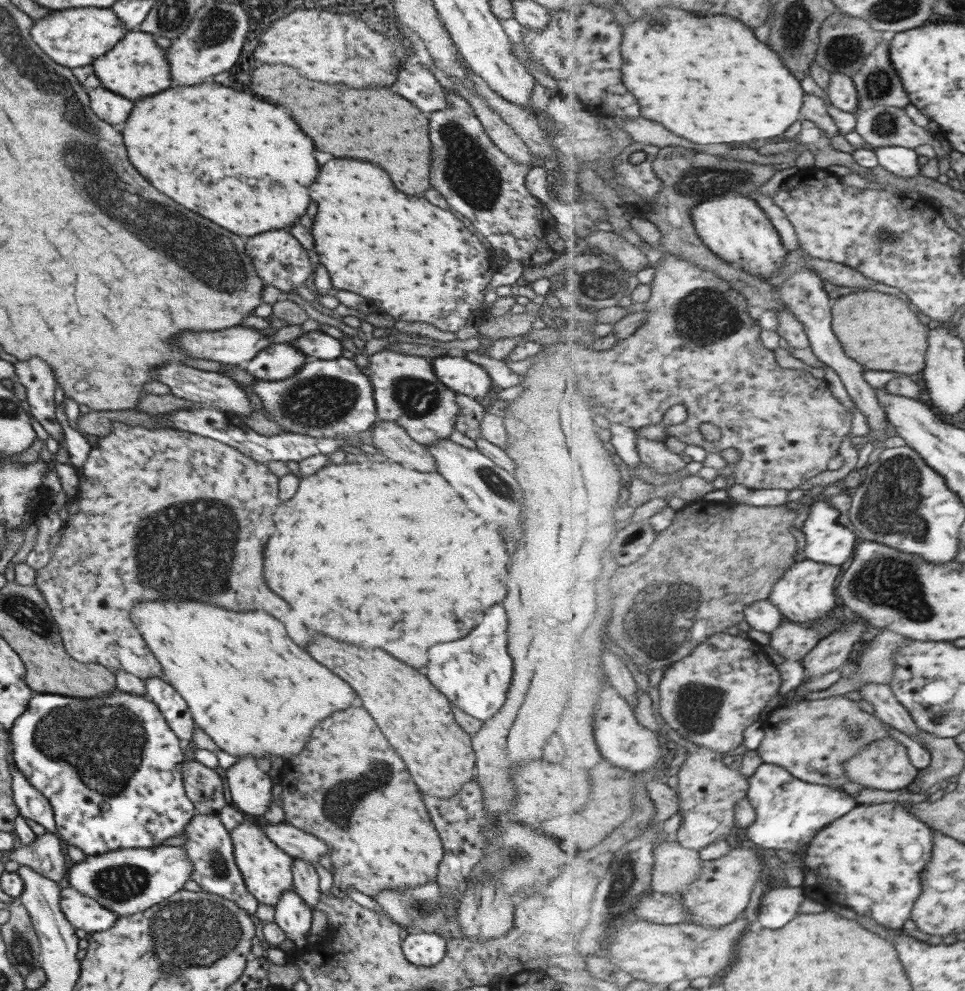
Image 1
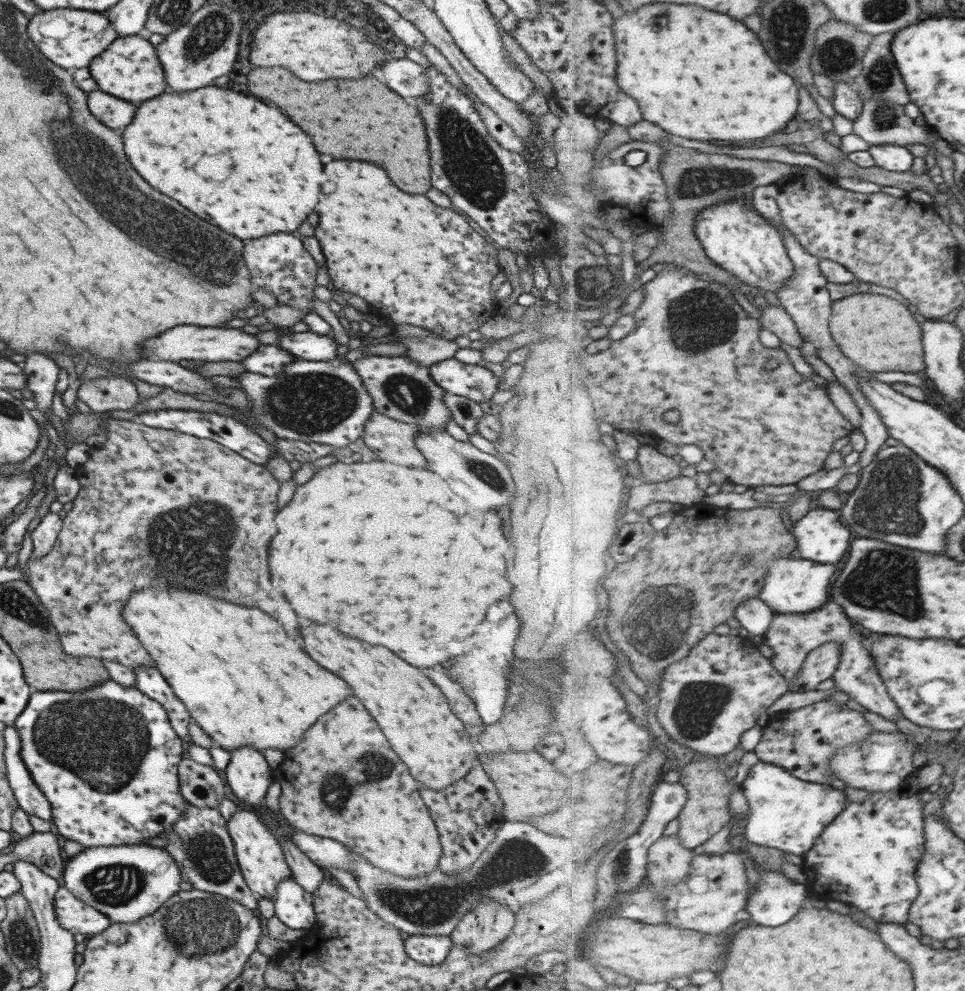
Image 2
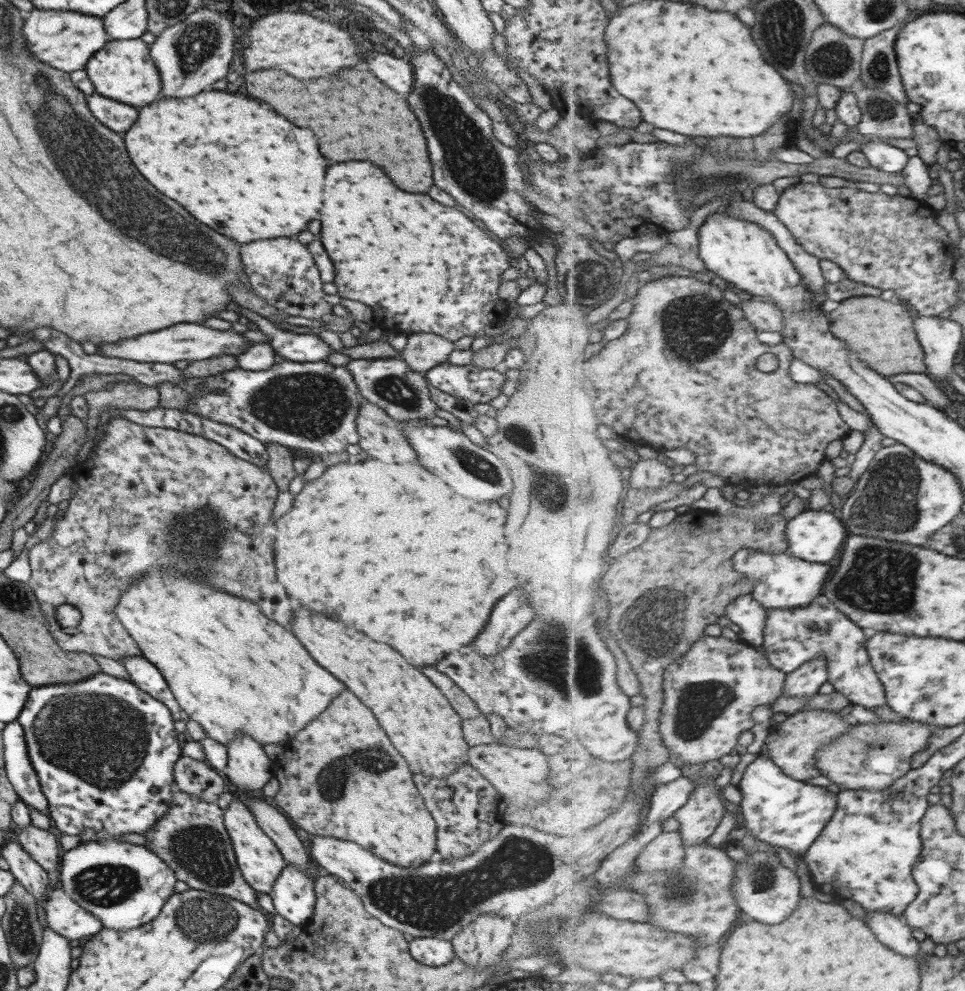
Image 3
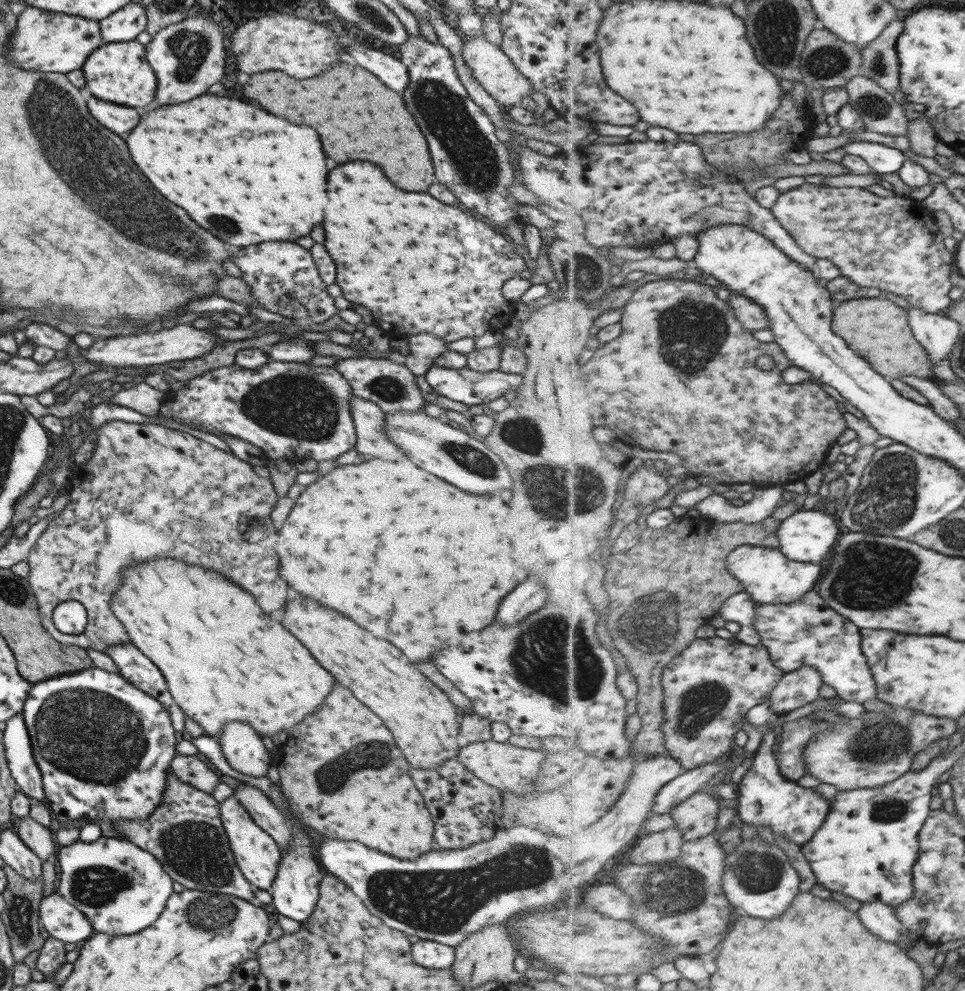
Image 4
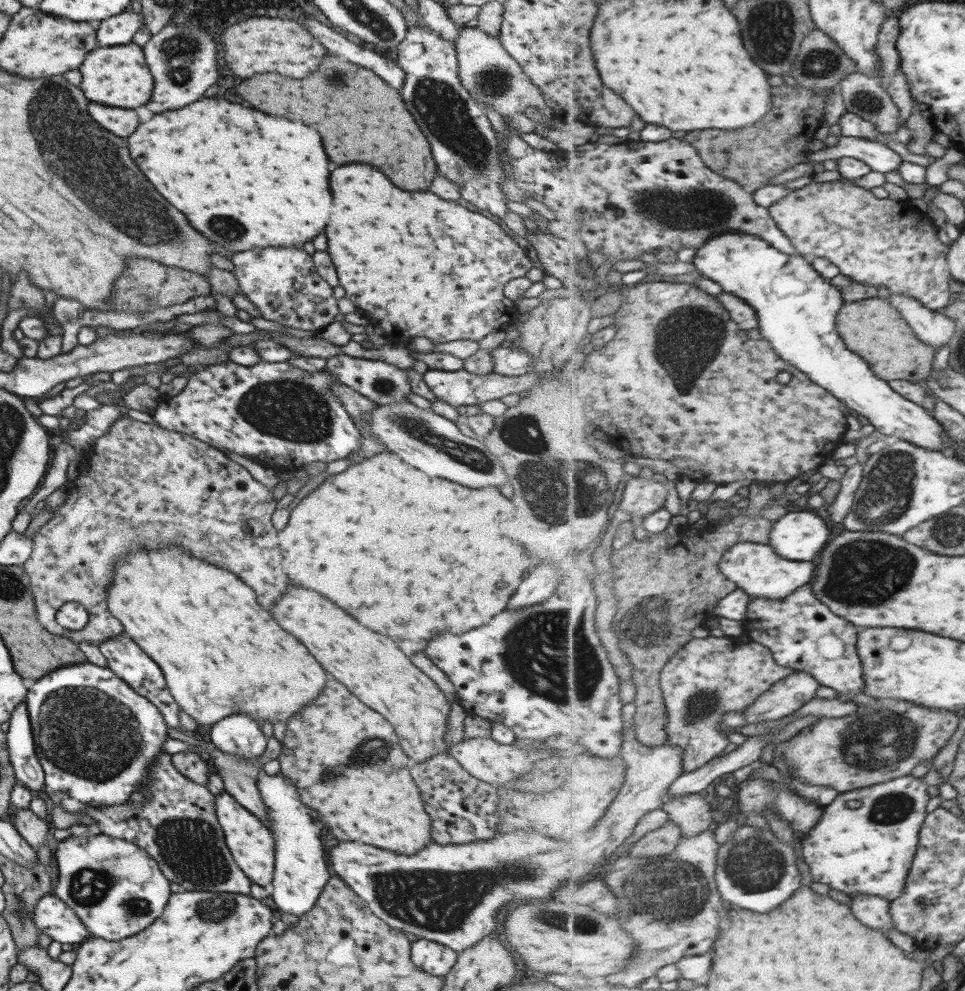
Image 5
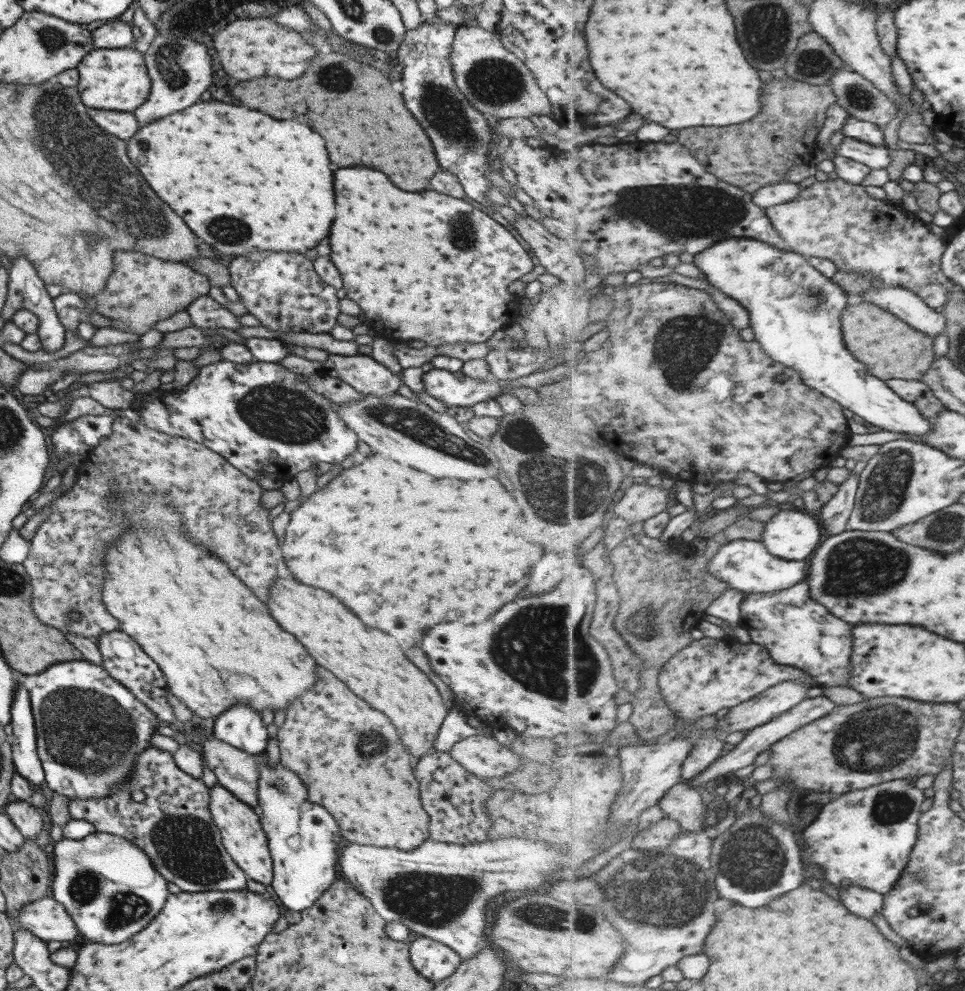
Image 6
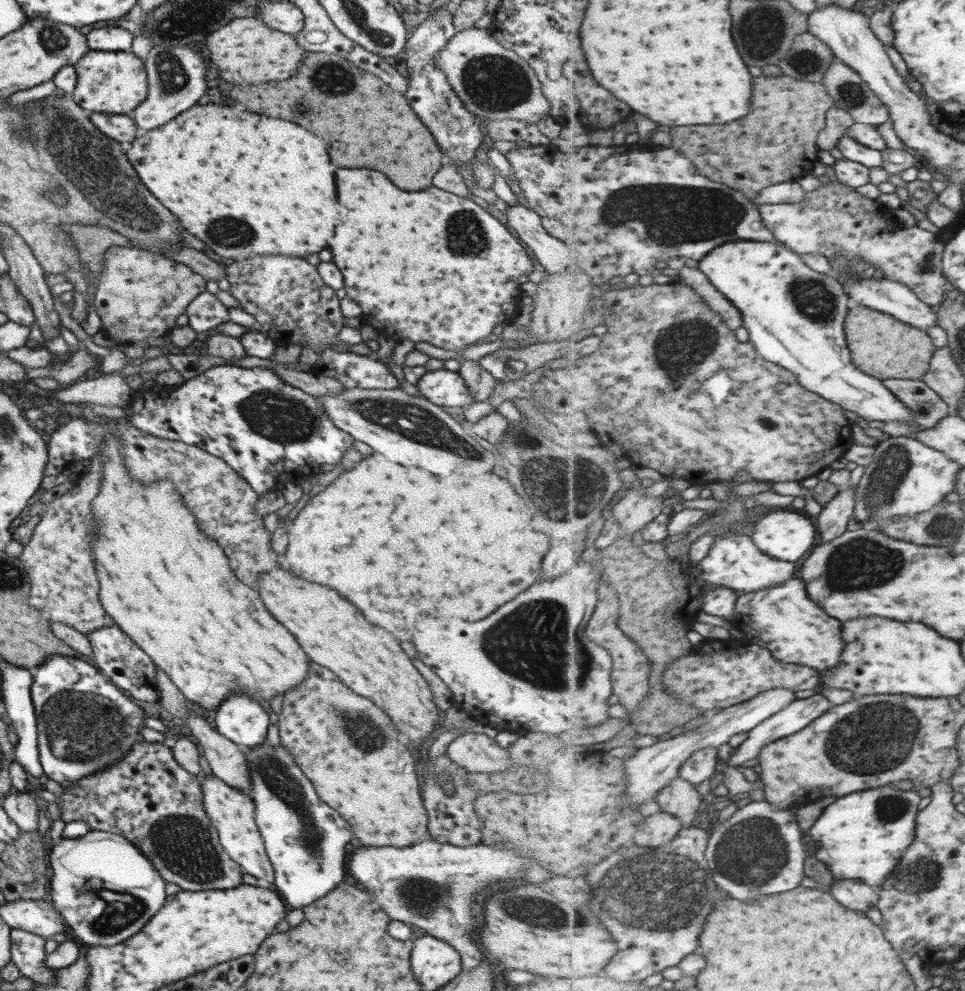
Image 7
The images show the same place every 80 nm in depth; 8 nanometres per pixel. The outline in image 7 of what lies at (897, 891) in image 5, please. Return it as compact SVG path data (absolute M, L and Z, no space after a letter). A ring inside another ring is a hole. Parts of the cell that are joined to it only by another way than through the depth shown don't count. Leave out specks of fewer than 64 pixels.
M882 786L859 794L847 794L831 804L817 824L806 832L821 842L817 858L835 872L835 879L859 879L879 888L887 884L890 874L898 869L899 861L913 844L917 833L917 818L921 796L916 792Z

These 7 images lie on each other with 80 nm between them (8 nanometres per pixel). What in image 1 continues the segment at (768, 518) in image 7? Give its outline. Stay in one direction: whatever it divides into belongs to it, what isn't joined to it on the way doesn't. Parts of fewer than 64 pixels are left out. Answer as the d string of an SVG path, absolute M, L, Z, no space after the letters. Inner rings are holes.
M815 499L809 506L808 517L800 530L802 534L802 557L828 565L846 567L853 560L855 549L858 546L857 533L849 530L847 526L839 524L841 512L831 506L826 499Z

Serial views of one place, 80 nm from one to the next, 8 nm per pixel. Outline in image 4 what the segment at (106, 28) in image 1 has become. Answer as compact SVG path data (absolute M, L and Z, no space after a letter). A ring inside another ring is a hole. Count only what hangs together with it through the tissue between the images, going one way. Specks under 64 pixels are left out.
M25 8L17 16L15 30L7 44L5 58L23 70L38 70L39 72L66 72L82 67L83 60L92 50L101 45L97 22L85 18L71 18L67 14L47 14L43 10Z

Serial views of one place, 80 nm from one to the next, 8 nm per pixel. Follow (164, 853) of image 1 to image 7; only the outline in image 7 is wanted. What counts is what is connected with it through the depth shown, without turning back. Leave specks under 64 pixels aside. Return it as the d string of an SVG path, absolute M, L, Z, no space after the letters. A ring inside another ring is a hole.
M91 829L76 838L60 837L49 852L49 898L58 910L66 928L83 944L113 946L135 934L166 901L165 884L145 855L126 838L110 832Z

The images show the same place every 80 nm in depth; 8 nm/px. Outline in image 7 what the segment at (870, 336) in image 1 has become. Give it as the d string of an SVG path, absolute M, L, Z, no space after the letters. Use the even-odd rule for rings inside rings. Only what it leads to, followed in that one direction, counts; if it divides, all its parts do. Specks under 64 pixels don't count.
M855 305L847 316L847 342L857 366L867 374L883 381L895 379L923 379L931 366L936 346L931 335L923 329L895 320L889 314Z

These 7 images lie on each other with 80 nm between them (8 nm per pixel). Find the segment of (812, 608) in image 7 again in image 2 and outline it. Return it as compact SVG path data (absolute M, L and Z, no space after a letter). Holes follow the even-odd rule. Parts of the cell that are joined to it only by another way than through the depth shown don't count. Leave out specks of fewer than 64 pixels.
M829 600L820 609L803 614L775 613L764 640L764 643L772 649L772 662L788 680L789 685L801 672L806 658L826 642L840 642L842 663L832 676L835 687L839 691L845 692L849 698L867 710L880 714L886 719L893 721L895 716L902 715L878 671L871 649L864 638L864 631L847 616L838 602Z

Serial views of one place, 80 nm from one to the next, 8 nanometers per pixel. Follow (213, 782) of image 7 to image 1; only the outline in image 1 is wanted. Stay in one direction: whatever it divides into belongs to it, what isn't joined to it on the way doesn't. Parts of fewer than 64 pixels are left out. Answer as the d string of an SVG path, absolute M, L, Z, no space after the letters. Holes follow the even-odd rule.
M249 816L228 832L232 842L234 864L241 873L246 889L261 904L274 906L282 892L293 889L291 860L277 845L268 839L262 828Z

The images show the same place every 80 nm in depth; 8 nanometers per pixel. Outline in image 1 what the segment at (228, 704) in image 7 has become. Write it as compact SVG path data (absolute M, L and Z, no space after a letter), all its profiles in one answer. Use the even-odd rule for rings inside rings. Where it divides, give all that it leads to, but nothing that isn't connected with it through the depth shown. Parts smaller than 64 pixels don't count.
M238 758L233 766L229 766L225 770L225 780L227 783L226 790L229 791L231 804L243 816L263 816L265 810L271 801L272 782L267 771L259 769L255 758Z

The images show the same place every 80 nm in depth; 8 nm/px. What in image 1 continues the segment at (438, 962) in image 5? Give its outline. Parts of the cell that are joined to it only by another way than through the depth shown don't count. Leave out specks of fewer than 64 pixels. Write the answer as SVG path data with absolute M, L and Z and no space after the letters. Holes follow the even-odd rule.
M404 933L401 950L405 960L415 966L433 966L446 952L446 940L437 933Z

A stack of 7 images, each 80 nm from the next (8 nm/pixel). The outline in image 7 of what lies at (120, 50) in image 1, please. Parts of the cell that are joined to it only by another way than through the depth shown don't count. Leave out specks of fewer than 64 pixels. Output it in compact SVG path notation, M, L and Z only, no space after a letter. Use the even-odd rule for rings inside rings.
M88 50L74 64L76 83L71 92L73 101L86 113L131 114L147 94L144 63L131 51Z

